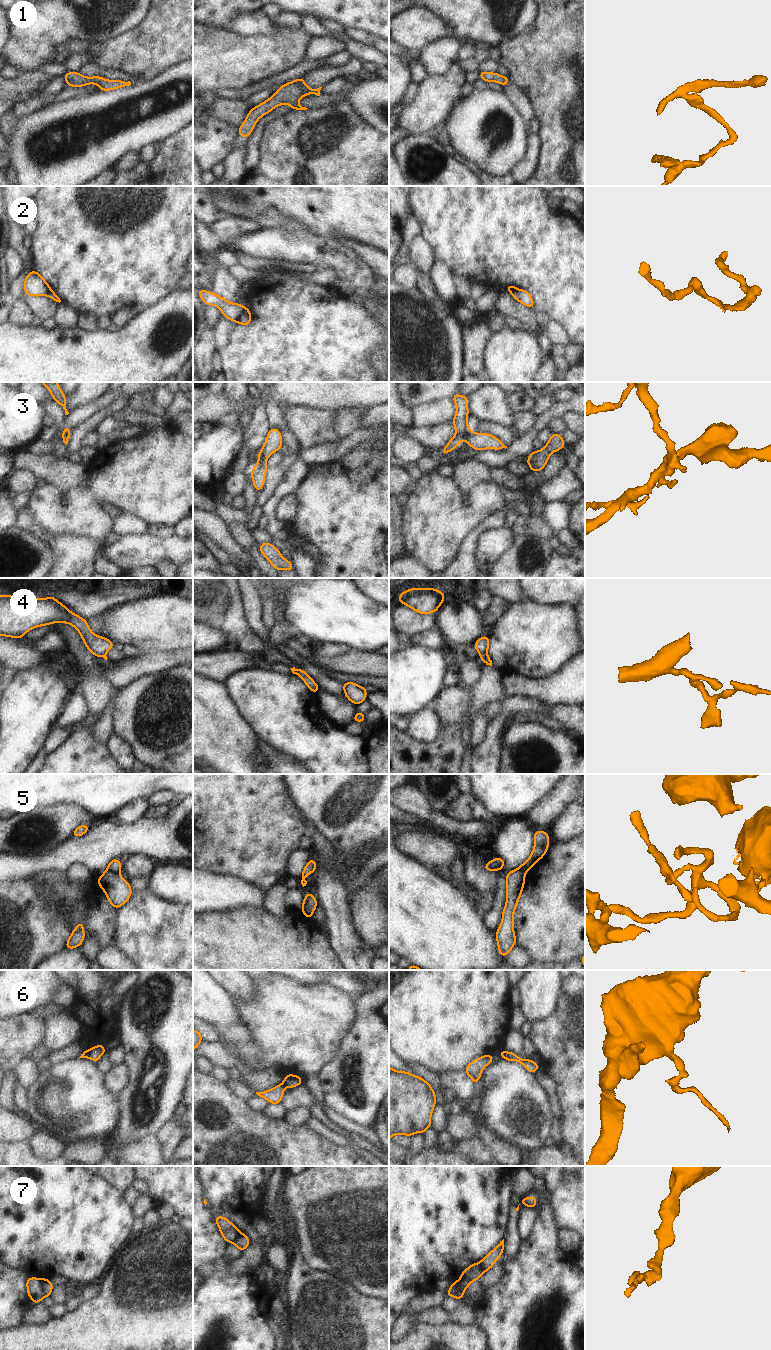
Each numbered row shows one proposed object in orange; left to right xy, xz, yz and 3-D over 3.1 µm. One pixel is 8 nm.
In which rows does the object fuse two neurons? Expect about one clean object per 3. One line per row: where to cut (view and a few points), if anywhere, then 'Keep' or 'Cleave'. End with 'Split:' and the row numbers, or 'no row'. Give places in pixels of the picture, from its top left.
1: No split. Keep
2: Split along xz (246, 308), (237, 322). Cleave
3: Split along xy (63, 432), (69, 436). Cleave
4: Split along yz (486, 653), (480, 655). Cleave
5: Split along xy (106, 869), (118, 873). Cleave
6: Split along xz (282, 1083), (284, 1086). Cleave
7: Split along xy (40, 1280), (44, 1296). Cleave
Split: 2, 3, 4, 5, 6, 7.

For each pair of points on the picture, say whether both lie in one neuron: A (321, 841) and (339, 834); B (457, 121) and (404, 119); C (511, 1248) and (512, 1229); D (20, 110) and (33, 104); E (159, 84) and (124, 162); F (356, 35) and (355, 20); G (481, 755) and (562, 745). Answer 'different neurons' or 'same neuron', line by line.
A: different neurons
B: different neurons
C: same neuron
D: same neuron
E: different neurons
F: different neurons
G: different neurons

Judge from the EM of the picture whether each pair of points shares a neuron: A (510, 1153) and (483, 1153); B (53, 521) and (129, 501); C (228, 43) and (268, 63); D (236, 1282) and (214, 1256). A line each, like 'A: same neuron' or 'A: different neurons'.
A: different neurons
B: same neuron
C: same neuron
D: same neuron

